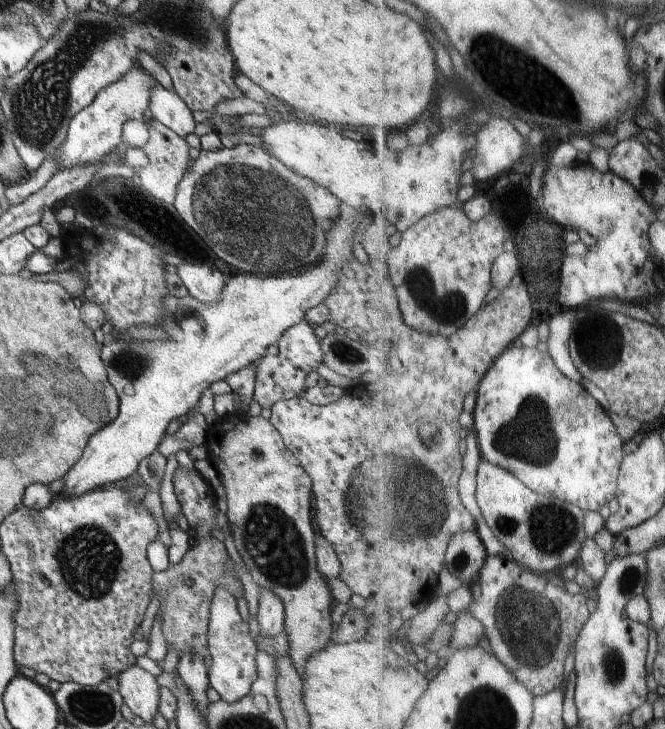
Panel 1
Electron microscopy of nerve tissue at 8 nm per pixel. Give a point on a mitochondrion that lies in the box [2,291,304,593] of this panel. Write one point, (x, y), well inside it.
(130, 364)

